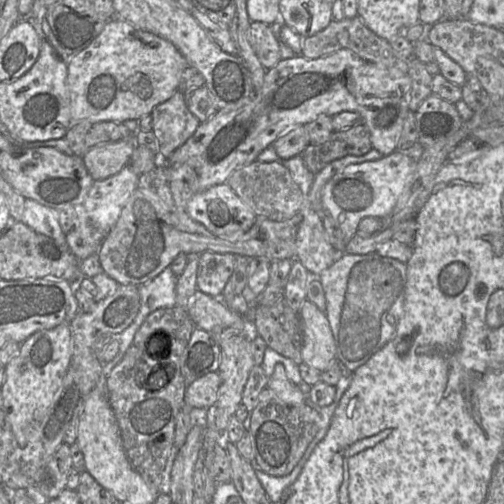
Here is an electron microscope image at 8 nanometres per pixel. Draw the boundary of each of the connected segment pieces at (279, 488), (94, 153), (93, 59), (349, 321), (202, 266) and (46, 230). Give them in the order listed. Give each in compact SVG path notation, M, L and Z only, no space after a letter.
M319 429L317 435L313 439L313 441L309 444L308 448L306 449L304 455L292 470L286 476L275 477L266 474L256 465L255 461L251 461L251 464L255 470L256 476L259 479L260 483L262 484L269 501L271 502L278 502L284 491L290 487L297 477L299 476L305 462L307 461L308 457L310 456L312 450L314 449L315 445L323 438L323 432Z
M130 138L99 144L82 156L83 162L95 181L101 181L120 172L130 162L137 141Z
M125 20L106 21L101 33L81 52L67 62L67 89L72 123L81 121L122 123L150 115L159 104L167 101L178 90L182 73L189 64L169 41L141 30Z
M343 254L331 267L316 276L321 282L327 306L325 314L333 333L337 360L354 372L382 349L395 335L402 318L407 265L399 260L372 254Z
M200 254L197 270L198 290L214 298L221 298L234 270L235 258L234 254Z
M26 199L21 221L35 232L50 237L59 244L66 244L66 233L59 224L59 210Z

